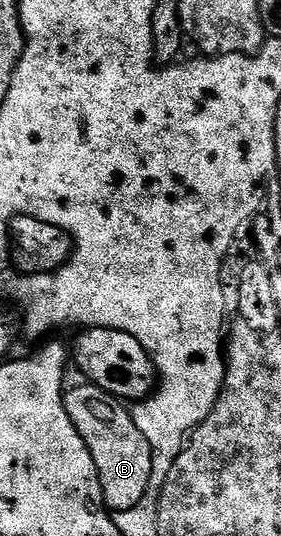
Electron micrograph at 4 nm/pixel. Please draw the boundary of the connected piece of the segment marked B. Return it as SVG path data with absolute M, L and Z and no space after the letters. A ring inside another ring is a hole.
M91 384L76 386L64 396L66 416L74 424L78 436L90 448L90 456L94 456L94 464L98 468L98 476L102 484L104 504L109 511L134 508L142 496L146 496L146 488L152 475L152 449L138 432L138 424L132 418L132 410L119 398L107 394L102 388Z

